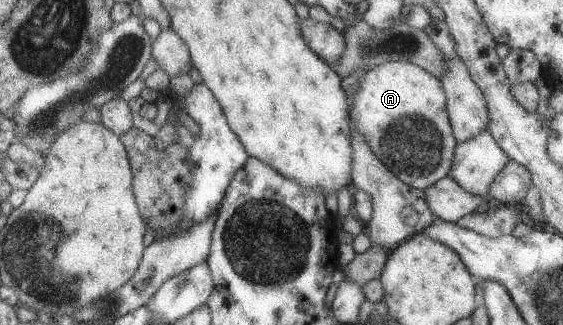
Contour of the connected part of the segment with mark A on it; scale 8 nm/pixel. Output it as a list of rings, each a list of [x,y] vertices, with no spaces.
[[[387,62],[367,70],[351,97],[352,131],[367,139],[377,159],[409,187],[427,189],[448,175],[458,144],[440,79],[418,65]]]

